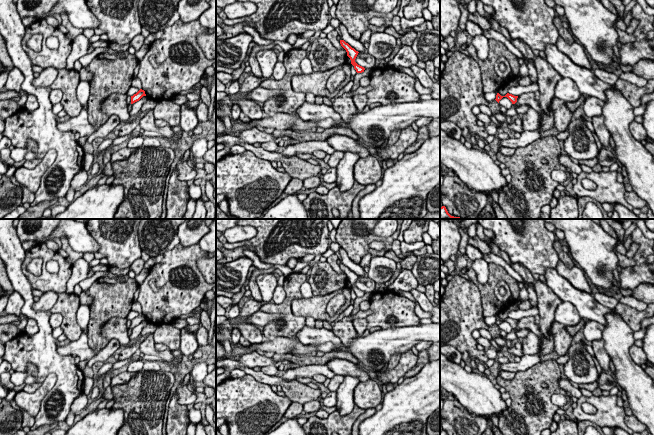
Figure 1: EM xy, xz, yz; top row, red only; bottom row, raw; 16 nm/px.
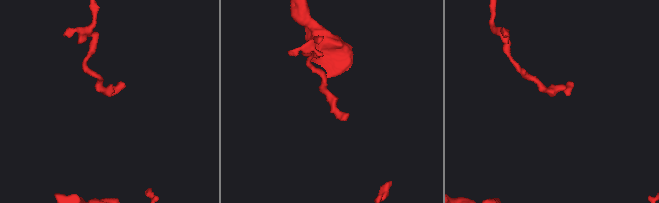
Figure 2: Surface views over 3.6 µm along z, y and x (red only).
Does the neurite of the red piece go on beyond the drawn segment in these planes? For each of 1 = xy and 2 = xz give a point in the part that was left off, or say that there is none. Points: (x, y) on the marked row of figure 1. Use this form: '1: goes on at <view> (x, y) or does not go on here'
1: does not go on here
2: does not go on here

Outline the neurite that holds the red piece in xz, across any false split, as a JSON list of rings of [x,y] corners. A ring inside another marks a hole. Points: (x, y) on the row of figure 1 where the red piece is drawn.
[[[340,40],[340,44],[341,46],[346,50],[347,52],[347,56],[350,58],[351,60],[351,64],[354,66],[354,69],[356,70],[357,73],[362,73],[364,72],[365,68],[358,65],[355,62],[355,59],[358,55],[358,51],[356,51],[354,48],[352,48],[348,43],[346,43],[344,40]]]

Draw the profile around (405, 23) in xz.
[[[402,17],[400,20],[401,30],[406,33],[408,32],[409,28],[421,25],[424,22],[425,22],[424,18],[407,19],[405,17]]]

